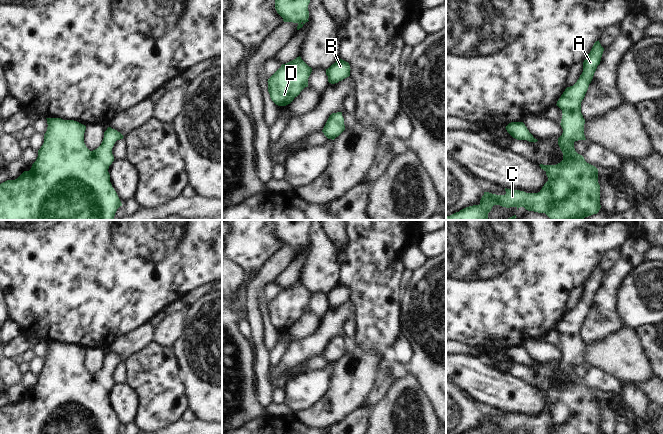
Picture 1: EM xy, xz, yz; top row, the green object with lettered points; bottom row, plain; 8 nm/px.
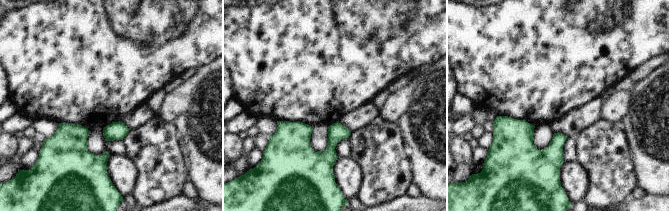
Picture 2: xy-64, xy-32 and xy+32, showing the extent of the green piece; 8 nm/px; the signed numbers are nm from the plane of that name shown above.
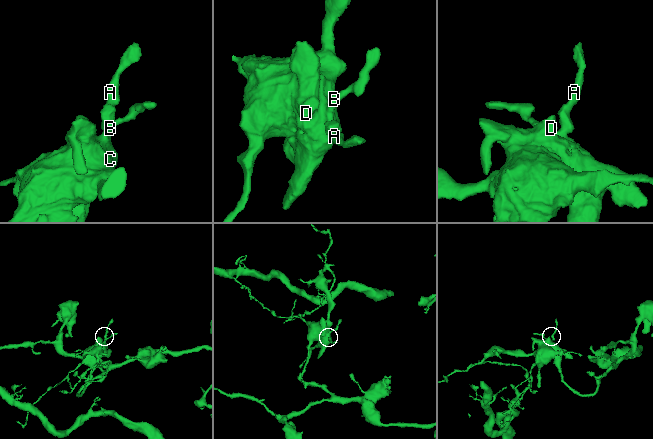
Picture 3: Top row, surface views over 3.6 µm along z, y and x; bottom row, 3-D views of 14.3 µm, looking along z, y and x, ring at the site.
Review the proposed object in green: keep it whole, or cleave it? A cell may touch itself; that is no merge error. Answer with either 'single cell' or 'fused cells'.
single cell

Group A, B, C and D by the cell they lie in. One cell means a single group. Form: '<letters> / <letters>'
A B C D

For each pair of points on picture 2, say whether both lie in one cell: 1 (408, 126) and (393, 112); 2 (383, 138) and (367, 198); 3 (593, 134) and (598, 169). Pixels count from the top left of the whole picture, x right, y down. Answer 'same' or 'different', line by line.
1: different
2: same
3: same

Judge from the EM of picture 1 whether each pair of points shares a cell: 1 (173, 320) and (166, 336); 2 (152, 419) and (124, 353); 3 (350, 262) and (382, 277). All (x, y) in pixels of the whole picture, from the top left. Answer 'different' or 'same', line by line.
1: same
2: different
3: same

